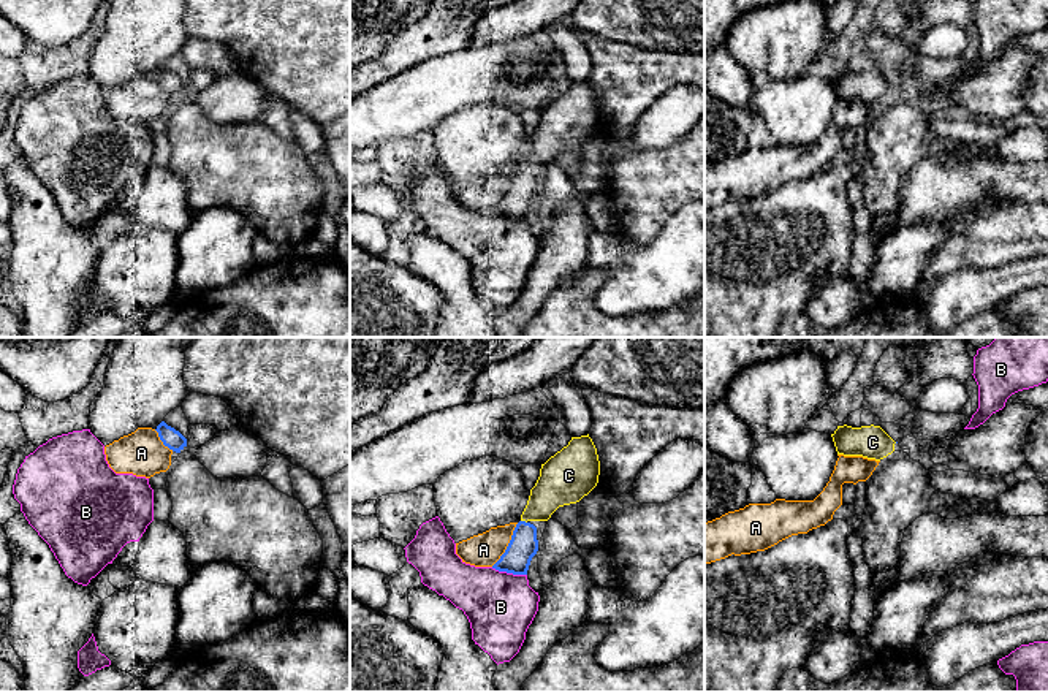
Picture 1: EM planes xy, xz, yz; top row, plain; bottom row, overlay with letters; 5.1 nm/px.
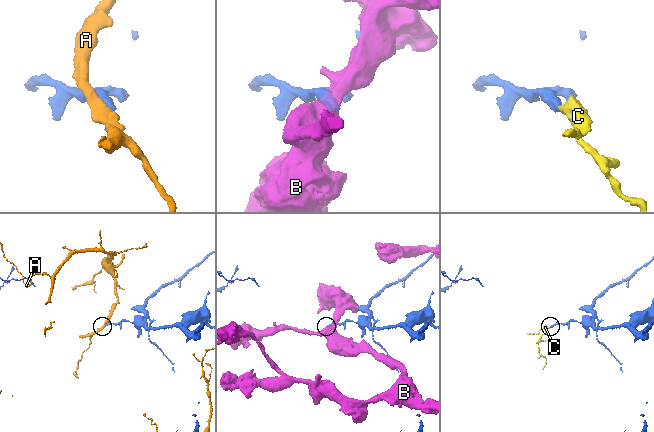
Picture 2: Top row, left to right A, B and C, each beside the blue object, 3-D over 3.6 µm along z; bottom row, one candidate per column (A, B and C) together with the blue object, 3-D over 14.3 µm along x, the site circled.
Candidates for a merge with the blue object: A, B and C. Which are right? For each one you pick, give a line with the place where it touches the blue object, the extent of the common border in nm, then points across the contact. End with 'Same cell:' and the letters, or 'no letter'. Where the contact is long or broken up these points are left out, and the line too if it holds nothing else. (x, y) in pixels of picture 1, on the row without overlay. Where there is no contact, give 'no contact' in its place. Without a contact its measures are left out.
C: meets blue in xz at (524, 167); contact 40 nm long; runs through xz (523, 192), (524, 167), (558, 130)
Same cell: C

